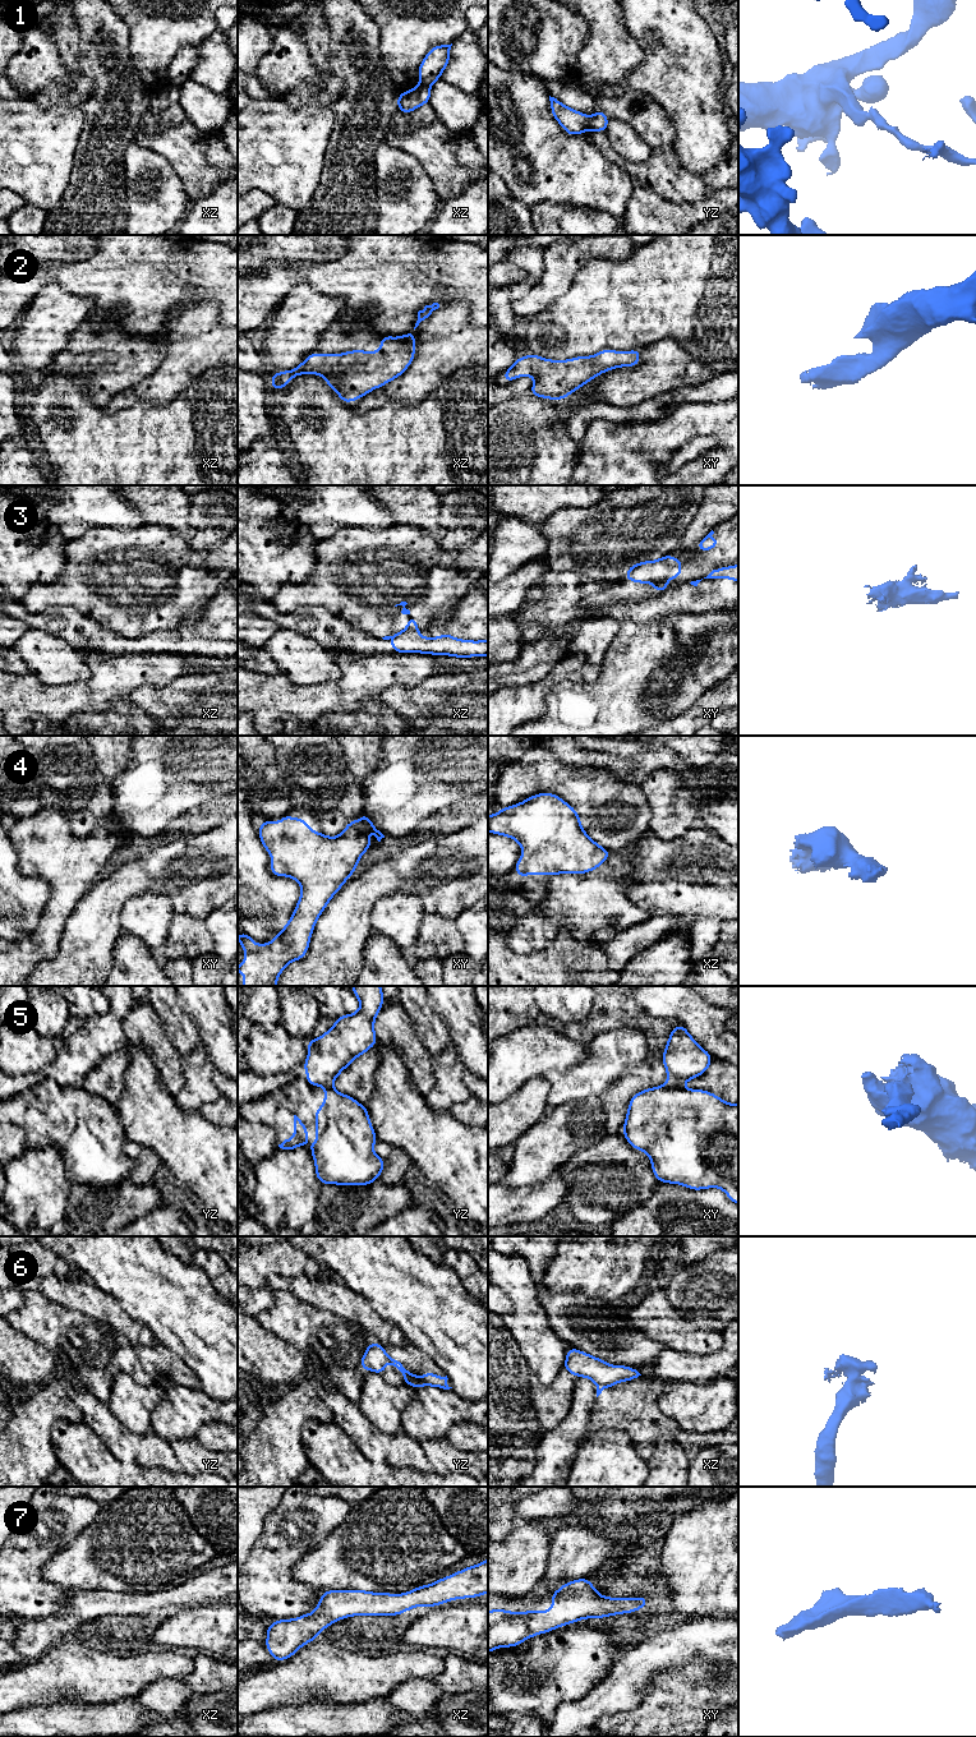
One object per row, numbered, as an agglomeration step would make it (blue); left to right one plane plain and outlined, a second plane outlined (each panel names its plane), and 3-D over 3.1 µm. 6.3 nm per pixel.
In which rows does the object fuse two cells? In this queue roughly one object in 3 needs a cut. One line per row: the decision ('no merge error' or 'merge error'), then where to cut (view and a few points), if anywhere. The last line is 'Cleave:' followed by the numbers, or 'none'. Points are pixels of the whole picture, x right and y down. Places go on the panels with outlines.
1: merge error | yz (588, 118), (589, 128)
2: no merge error | no cut
3: merge error | xz (417, 629), (401, 632)
4: no merge error | no cut
5: merge error | xy (667, 1082), (675, 1086)
6: merge error | yz (387, 1357), (390, 1360)
7: no merge error | no cut
Cleave: 1, 3, 5, 6

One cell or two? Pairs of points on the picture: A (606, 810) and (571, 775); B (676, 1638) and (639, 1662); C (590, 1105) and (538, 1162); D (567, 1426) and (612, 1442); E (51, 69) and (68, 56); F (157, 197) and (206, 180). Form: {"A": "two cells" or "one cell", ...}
{"A": "one cell", "B": "one cell", "C": "one cell", "D": "two cells", "E": "two cells", "F": "two cells"}

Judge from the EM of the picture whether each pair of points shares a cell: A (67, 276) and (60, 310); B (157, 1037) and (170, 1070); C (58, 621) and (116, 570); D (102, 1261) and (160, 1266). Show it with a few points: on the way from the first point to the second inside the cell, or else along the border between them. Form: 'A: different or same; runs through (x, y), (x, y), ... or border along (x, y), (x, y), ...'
A: different; border along (35, 295), (56, 282), (92, 302)
B: same; runs through (160, 1045), (169, 1063)
C: different; border along (44, 609), (51, 606), (72, 606), (97, 626)
D: same; runs through (116, 1261), (125, 1261), (130, 1266), (146, 1266)

